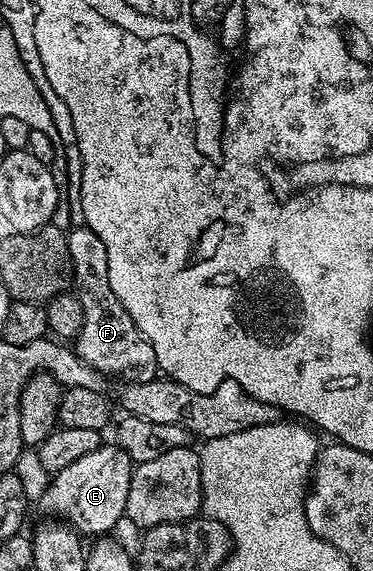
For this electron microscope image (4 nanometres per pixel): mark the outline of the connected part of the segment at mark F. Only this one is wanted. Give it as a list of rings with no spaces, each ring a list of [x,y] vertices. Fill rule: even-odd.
[[[79,225],[74,232],[71,230],[66,240],[72,261],[72,283],[84,309],[84,325],[76,340],[78,356],[99,376],[134,379],[130,381],[135,384],[151,383],[160,371],[156,353],[144,333],[140,333],[136,321],[132,321],[128,309],[120,305],[120,297],[112,293],[108,277],[108,253],[104,241],[100,241],[100,237],[96,237],[96,233],[92,233],[85,225]]]

